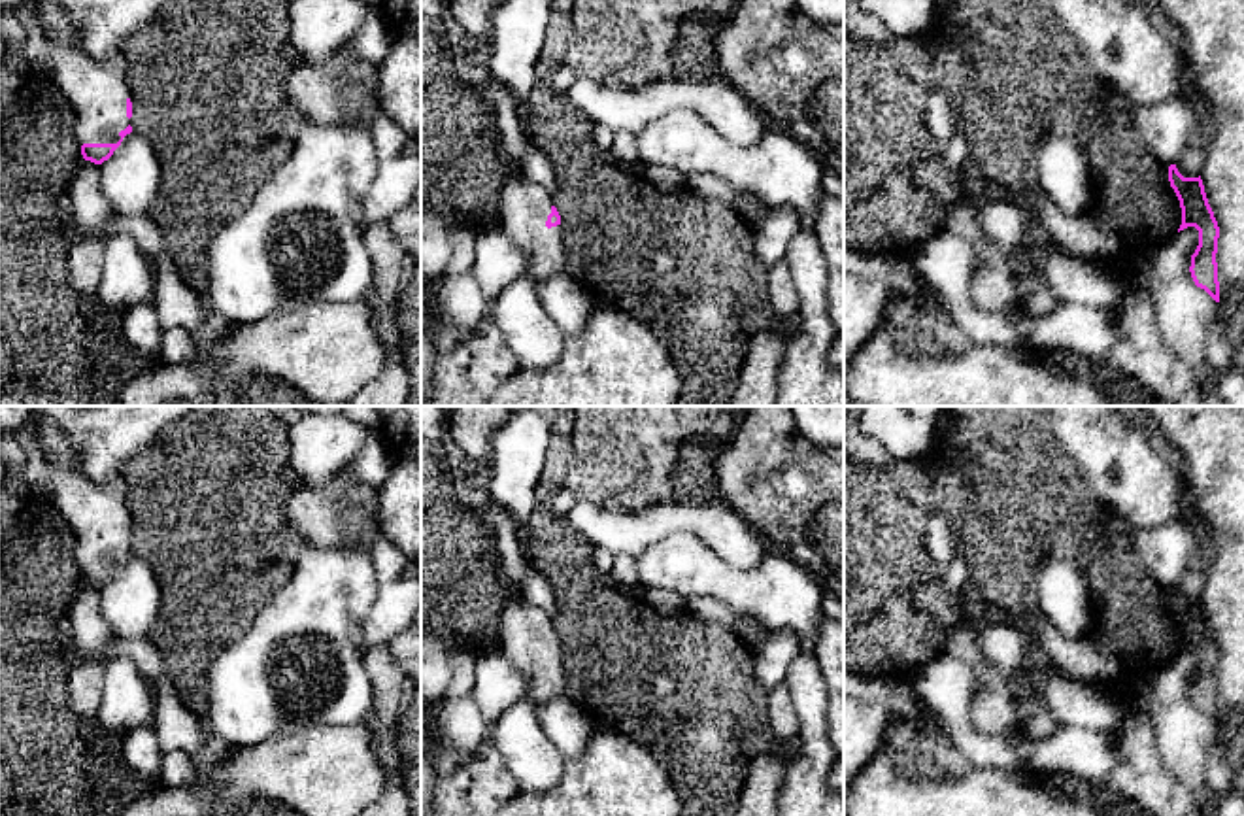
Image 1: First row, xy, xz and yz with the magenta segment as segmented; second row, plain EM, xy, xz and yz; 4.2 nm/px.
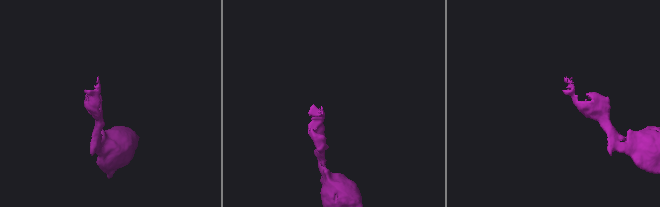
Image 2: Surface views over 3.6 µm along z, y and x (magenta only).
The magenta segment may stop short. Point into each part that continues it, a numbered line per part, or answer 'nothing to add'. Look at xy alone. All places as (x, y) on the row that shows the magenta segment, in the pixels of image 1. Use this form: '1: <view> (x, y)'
1: xy (97, 89)

